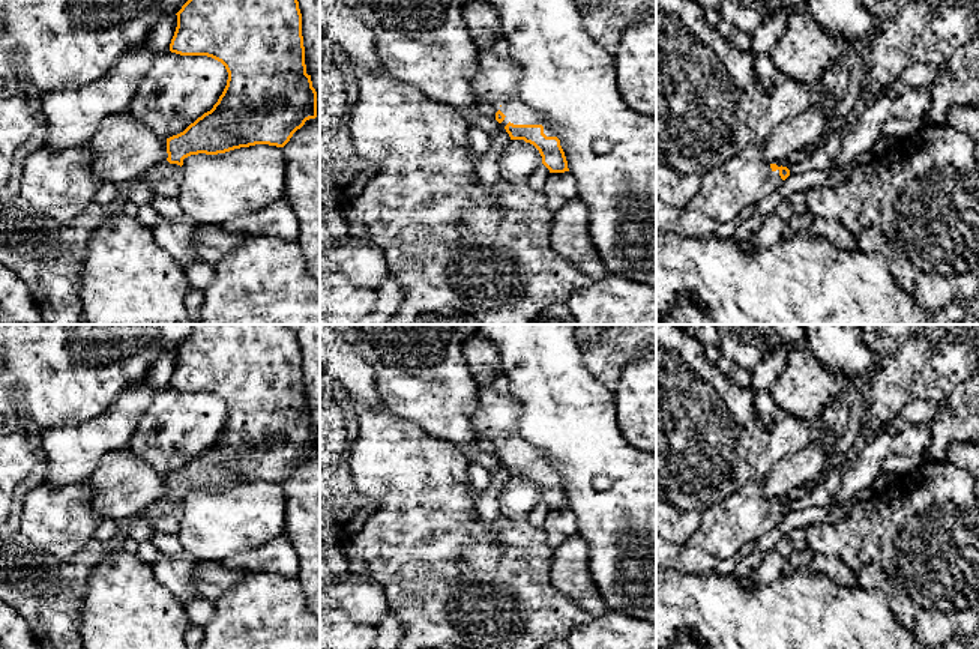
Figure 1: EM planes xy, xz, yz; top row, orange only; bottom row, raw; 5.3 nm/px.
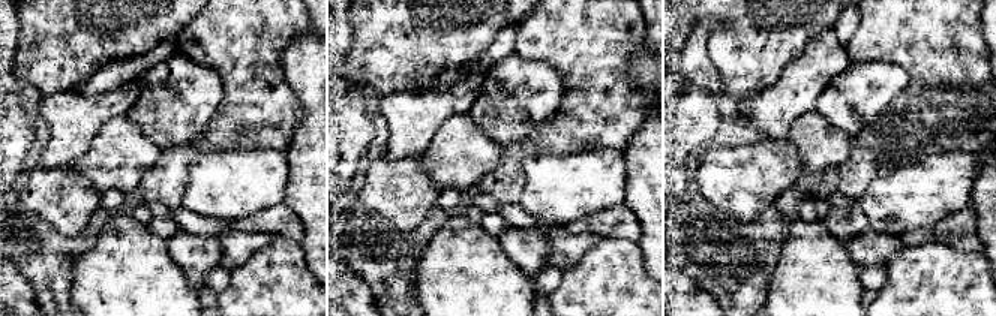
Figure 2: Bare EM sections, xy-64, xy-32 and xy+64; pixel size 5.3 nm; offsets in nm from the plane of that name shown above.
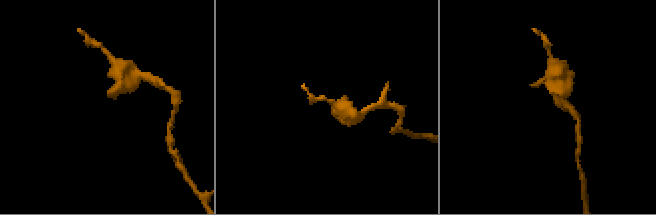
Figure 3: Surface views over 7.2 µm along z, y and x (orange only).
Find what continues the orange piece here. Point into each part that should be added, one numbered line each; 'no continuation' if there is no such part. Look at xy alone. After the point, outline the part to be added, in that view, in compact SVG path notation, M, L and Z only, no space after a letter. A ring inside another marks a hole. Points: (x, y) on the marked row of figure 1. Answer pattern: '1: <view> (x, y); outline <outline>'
1: xy (164, 179); outline M165 158L150 167L140 179L153 192L161 197L177 197L182 183L182 167L170 164Z

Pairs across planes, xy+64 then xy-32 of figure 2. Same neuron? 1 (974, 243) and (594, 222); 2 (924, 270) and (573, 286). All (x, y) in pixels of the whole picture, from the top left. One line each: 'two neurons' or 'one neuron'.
1: one neuron
2: one neuron

